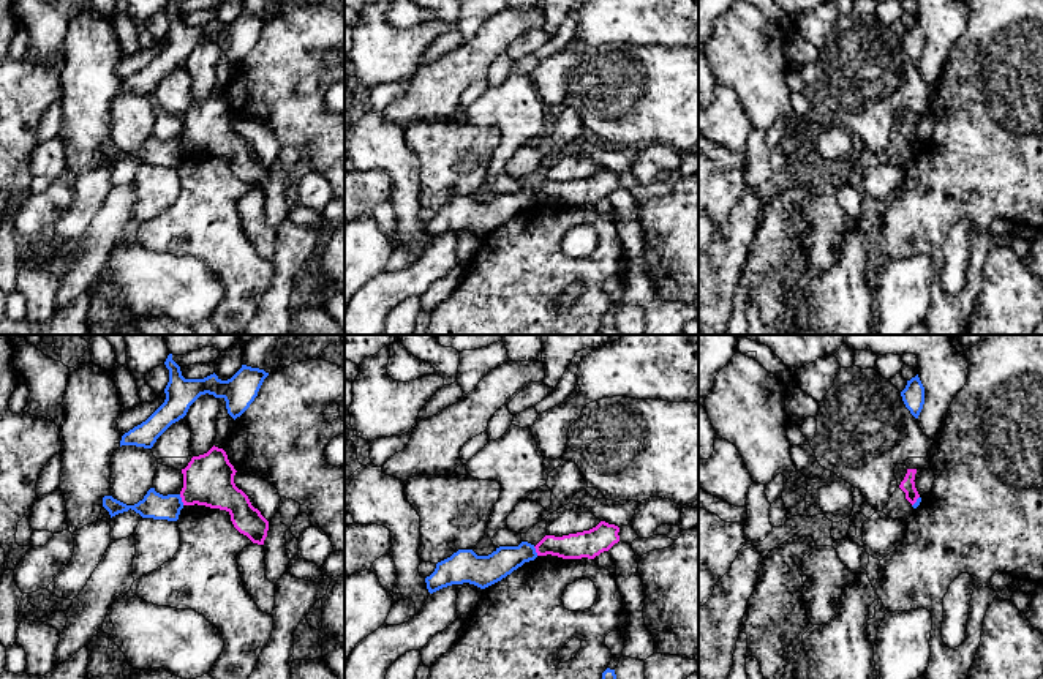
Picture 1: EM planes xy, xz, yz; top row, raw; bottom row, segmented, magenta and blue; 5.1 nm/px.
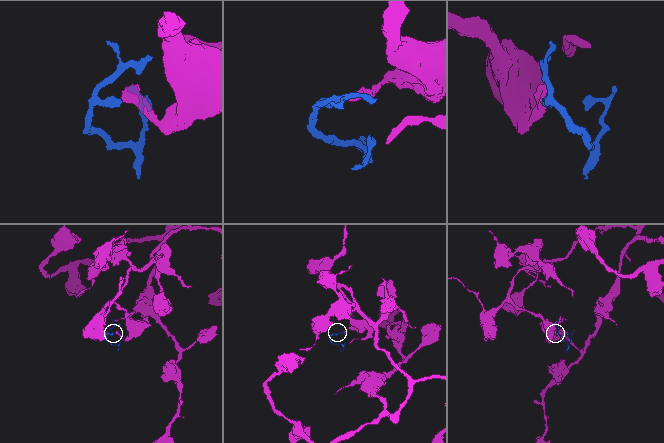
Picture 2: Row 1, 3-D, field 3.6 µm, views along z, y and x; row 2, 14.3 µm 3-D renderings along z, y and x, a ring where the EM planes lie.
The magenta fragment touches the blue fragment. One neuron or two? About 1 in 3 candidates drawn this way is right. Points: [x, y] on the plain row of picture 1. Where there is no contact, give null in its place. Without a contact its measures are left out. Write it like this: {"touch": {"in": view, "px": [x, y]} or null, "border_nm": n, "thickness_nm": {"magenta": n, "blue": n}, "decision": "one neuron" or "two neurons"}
{"touch": {"in": "xy", "px": [182, 146]}, "border_nm": 60, "thickness_nm": {"magenta": 260, "blue": 130}, "decision": "two neurons"}

